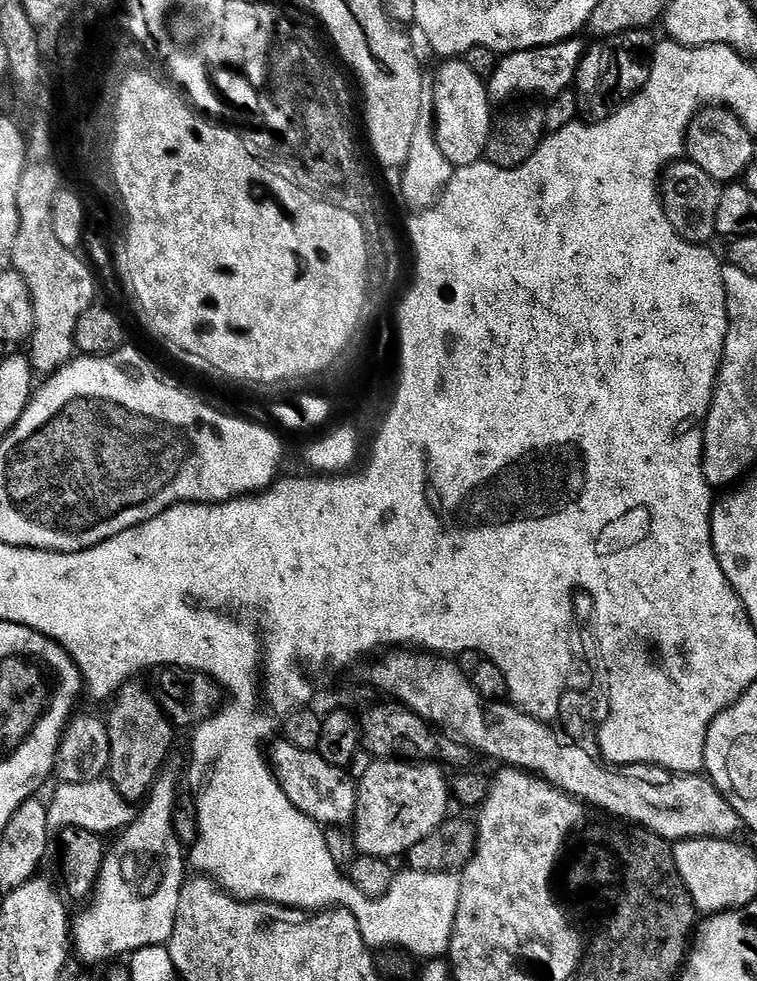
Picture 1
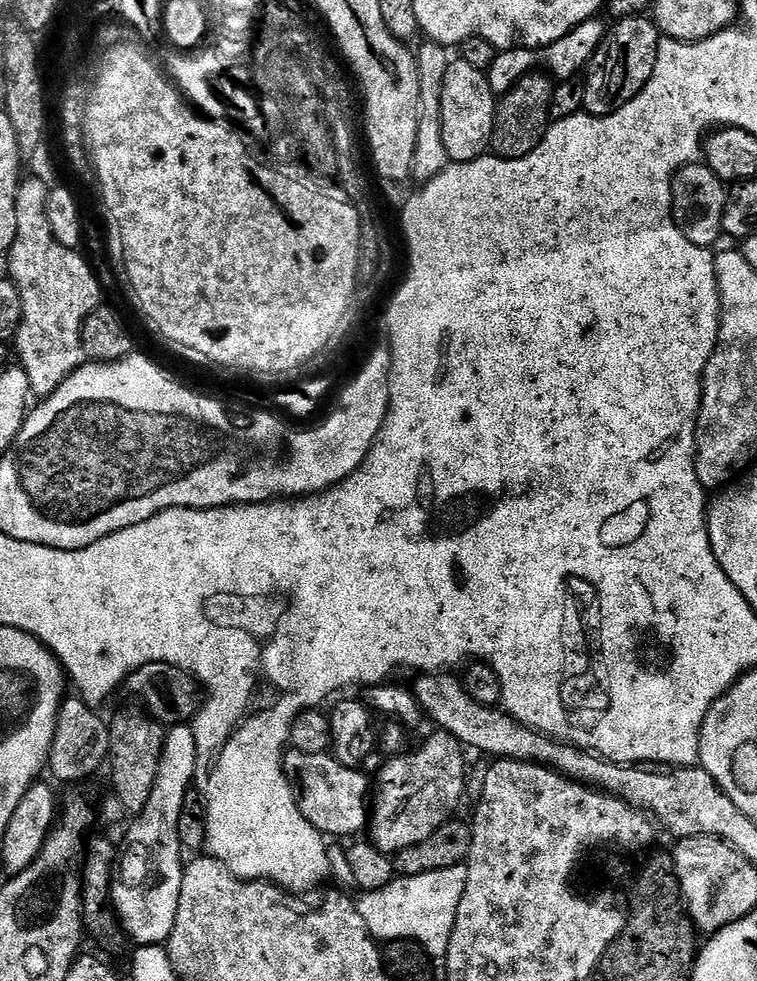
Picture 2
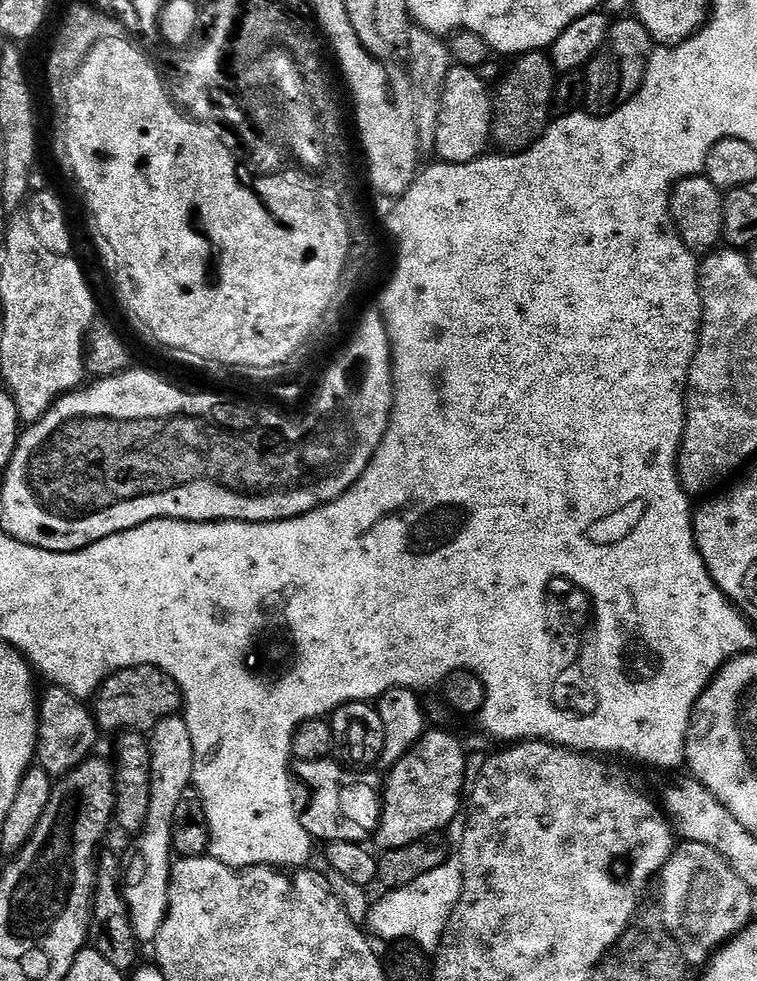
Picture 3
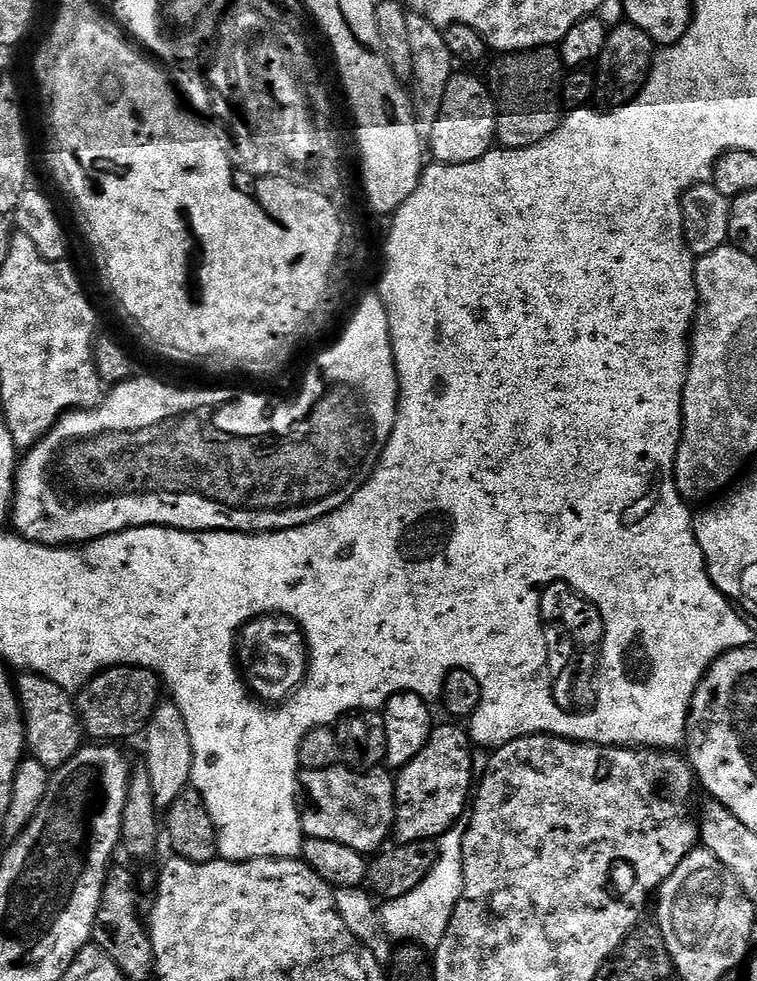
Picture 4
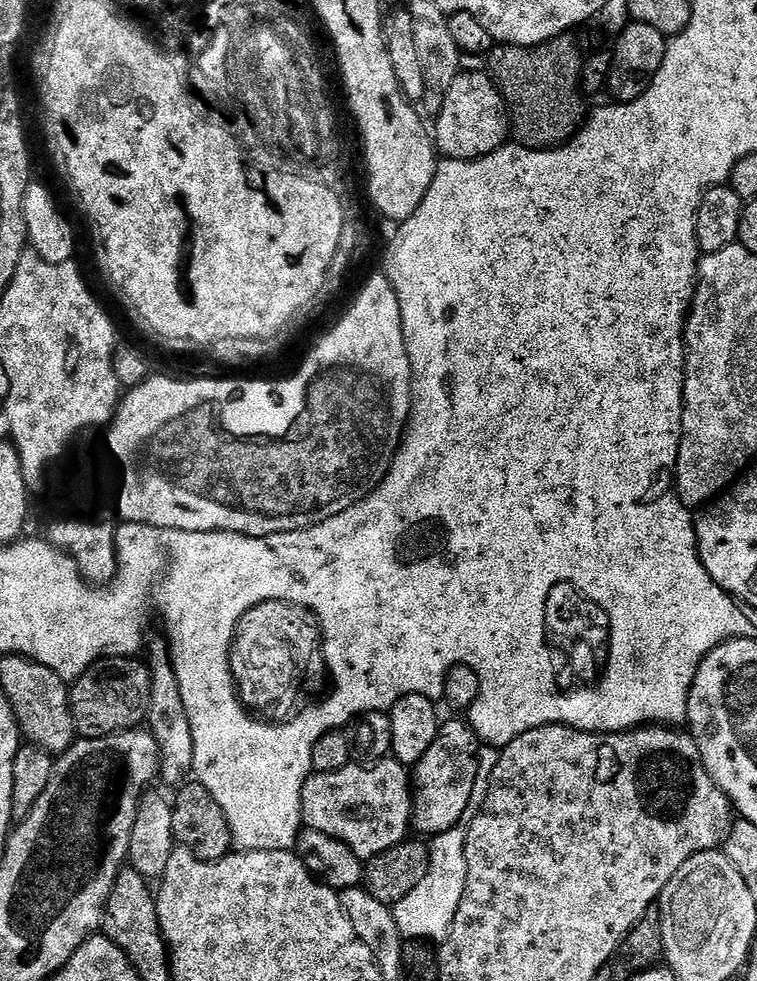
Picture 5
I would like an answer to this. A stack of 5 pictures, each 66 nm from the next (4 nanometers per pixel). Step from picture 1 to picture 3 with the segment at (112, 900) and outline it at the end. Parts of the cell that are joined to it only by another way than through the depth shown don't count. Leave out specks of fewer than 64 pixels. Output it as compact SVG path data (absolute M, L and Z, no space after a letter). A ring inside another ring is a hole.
M177 714L158 722L158 726L150 733L150 747L152 750L152 785L150 786L150 814L146 816L144 828L135 837L136 849L132 857L126 860L123 869L124 901L128 907L128 917L132 920L132 929L137 941L155 941L158 930L162 930L162 922L166 918L168 909L168 891L172 877L174 863L174 849L172 847L172 827L174 814L178 810L180 801L189 795L193 787L192 775L194 774L194 742L190 738L190 730L186 726L183 715Z

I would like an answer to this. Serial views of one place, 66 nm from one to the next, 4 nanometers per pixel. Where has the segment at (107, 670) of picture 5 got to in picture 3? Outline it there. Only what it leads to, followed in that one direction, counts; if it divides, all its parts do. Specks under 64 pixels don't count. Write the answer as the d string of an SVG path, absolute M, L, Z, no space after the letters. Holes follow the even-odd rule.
M138 666L115 672L96 691L91 701L90 709L95 717L96 725L105 733L138 732L151 733L166 718L177 715L182 708L182 693L180 687L160 668L154 666Z

